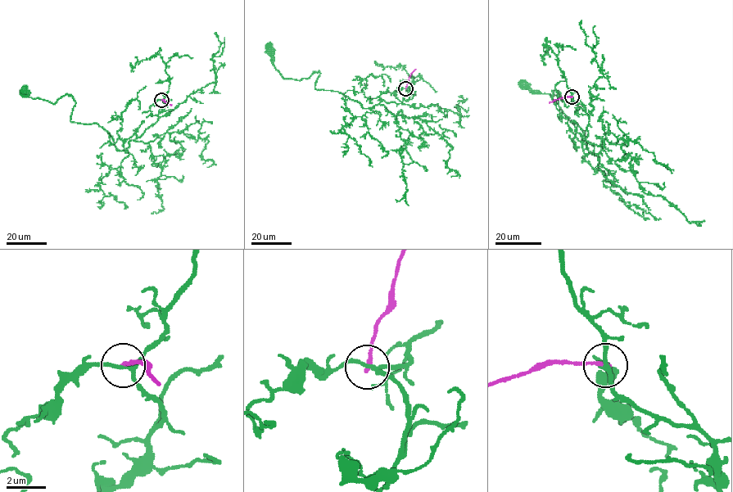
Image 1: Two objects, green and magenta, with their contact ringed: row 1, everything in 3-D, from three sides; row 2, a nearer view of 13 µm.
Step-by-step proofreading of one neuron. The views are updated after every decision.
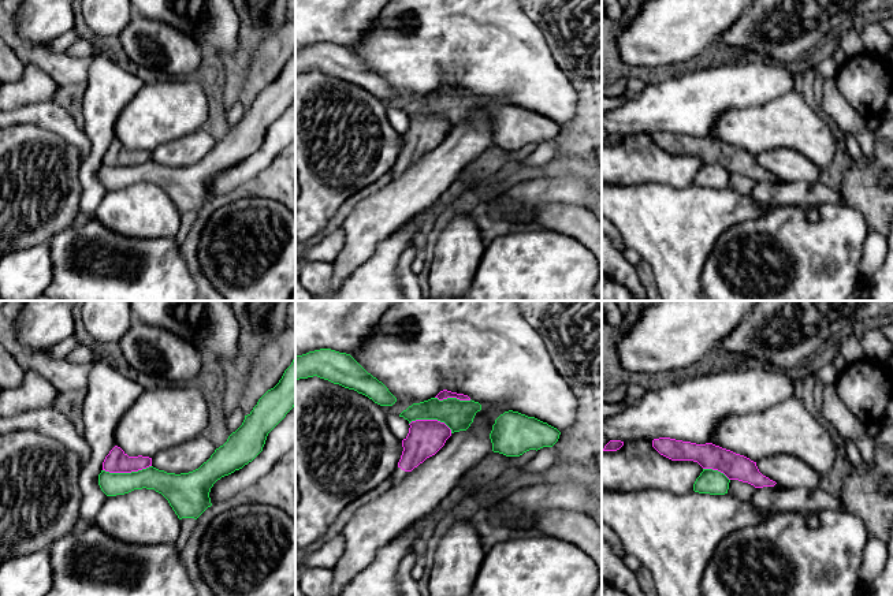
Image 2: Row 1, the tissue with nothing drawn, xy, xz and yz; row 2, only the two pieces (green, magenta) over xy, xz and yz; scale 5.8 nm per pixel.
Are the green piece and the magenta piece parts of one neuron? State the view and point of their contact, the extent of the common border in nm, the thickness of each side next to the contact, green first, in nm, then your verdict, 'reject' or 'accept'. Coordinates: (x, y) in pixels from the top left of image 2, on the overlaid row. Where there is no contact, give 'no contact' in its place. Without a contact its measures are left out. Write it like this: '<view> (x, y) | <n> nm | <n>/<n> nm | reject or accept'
xy (126, 473) | 280 nm | 140/140 nm | reject

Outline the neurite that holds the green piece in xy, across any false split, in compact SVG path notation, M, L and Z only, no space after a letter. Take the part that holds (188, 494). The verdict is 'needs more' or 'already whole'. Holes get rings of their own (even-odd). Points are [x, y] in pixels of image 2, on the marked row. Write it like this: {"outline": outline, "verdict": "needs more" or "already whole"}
{"outline": "M295 357L279 383L258 399L242 425L198 469L181 474L153 466L131 473L101 470L98 485L107 496L155 489L168 500L179 519L197 519L212 506L209 492L213 484L252 462L263 451L268 433L294 406Z", "verdict": "already whole"}

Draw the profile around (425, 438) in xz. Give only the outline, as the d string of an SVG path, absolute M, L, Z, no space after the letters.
M438 420L412 421L408 436L402 440L402 455L391 476L391 485L398 485L414 468L435 455L451 436L451 429Z

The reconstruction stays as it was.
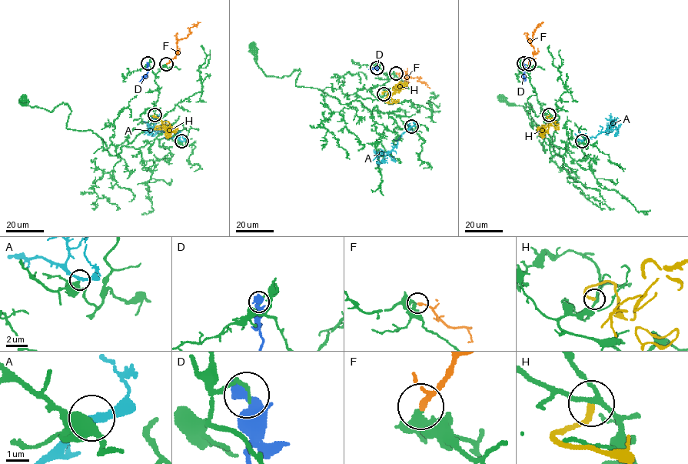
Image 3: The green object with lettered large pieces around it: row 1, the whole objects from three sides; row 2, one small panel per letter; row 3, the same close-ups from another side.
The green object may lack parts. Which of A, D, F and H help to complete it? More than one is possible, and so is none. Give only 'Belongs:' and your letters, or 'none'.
Belongs: F

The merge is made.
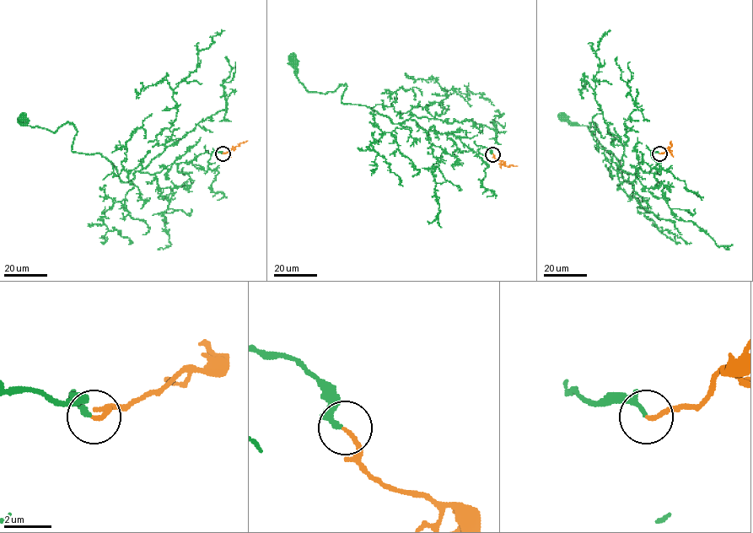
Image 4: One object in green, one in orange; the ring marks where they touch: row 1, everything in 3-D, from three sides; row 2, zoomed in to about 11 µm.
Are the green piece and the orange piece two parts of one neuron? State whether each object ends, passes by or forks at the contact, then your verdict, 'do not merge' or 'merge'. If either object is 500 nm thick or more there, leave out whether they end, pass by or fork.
green ends there; orange ends there; merge

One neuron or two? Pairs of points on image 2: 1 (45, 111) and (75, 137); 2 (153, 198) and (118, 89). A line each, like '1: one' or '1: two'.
1: one
2: two

